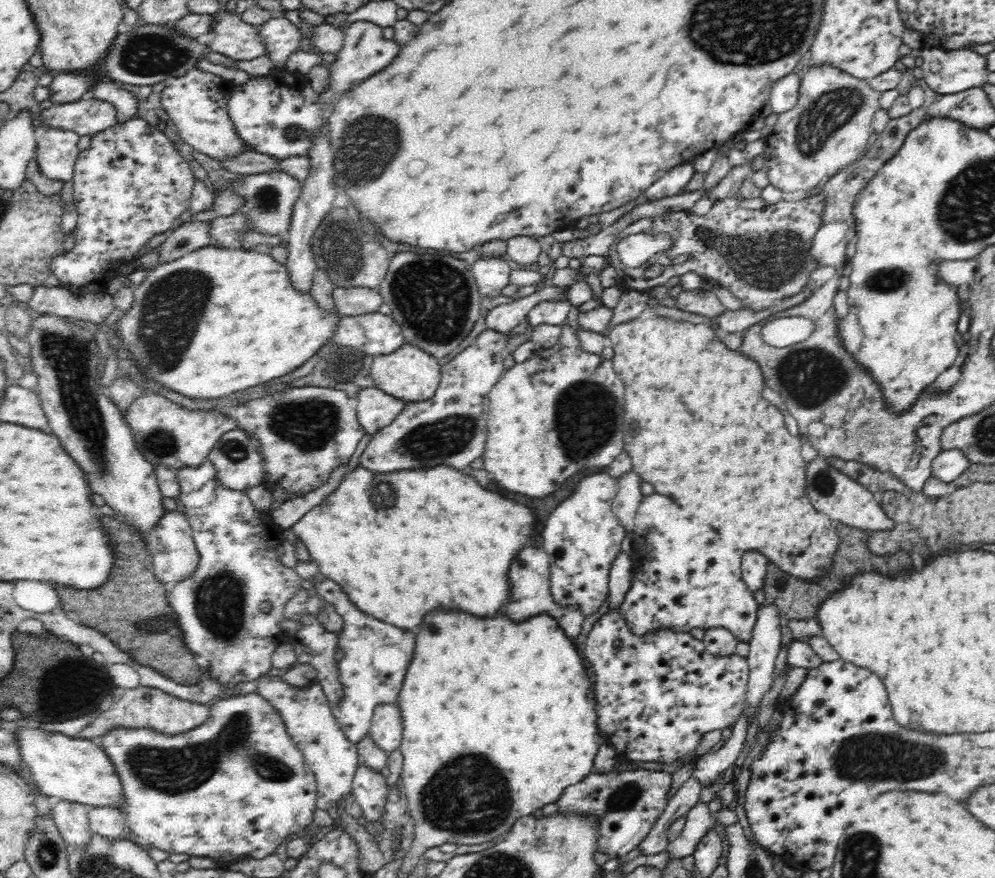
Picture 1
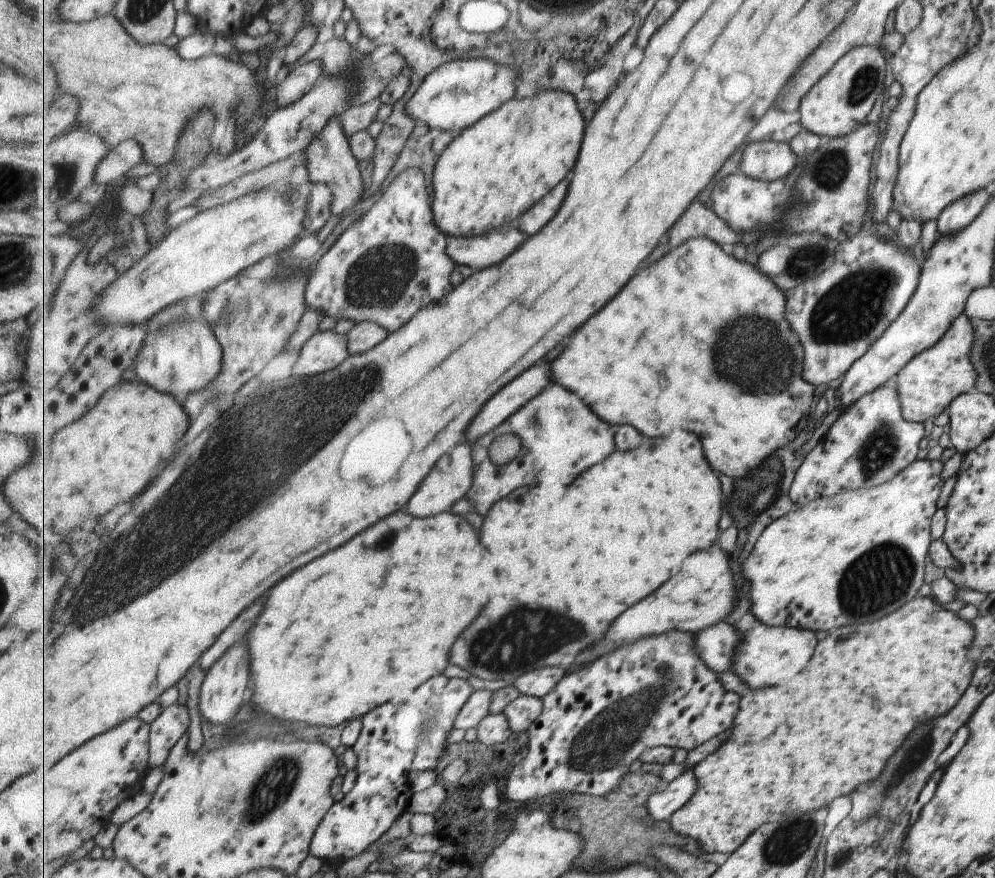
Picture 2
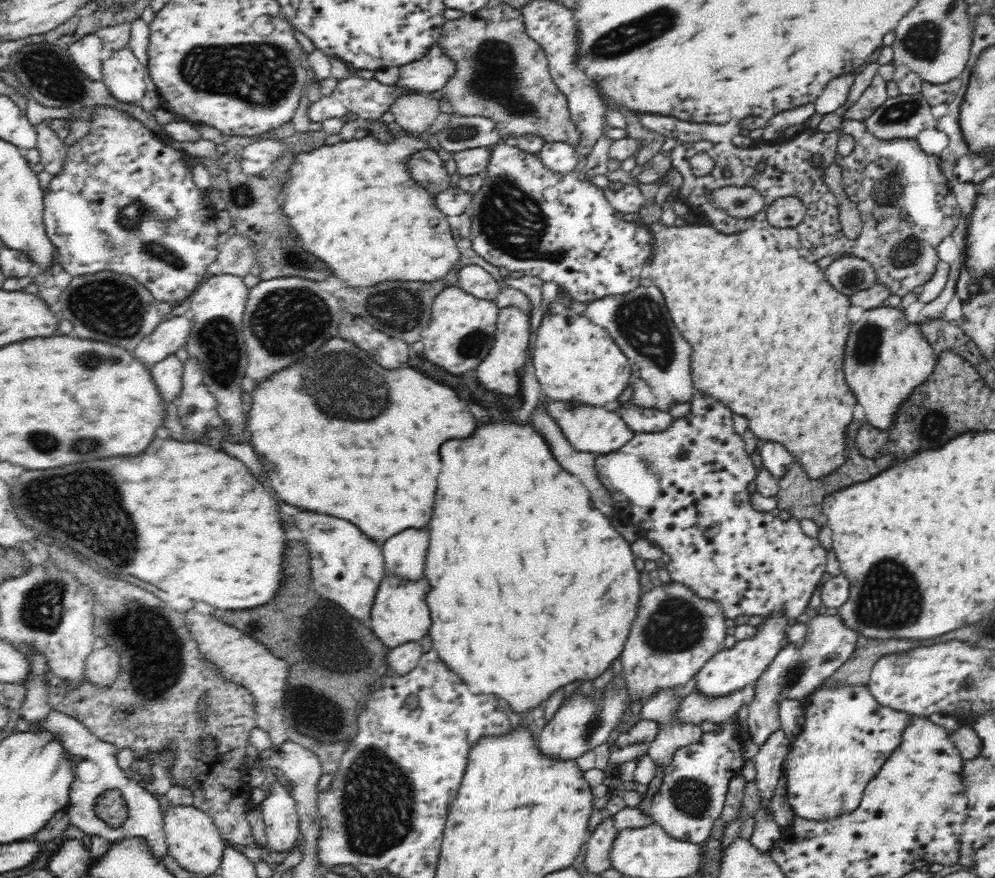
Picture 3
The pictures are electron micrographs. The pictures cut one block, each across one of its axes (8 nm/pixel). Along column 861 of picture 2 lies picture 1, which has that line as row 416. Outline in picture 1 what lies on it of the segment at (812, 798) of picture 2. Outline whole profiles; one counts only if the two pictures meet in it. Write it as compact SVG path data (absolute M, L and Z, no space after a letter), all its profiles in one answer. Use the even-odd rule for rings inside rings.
M647 306L637 318L658 318L654 324L646 324L642 320L632 320L625 324L616 326L609 332L610 346L614 350L614 357L611 360L614 370L618 376L624 380L626 386L626 410L624 410L624 436L626 440L636 440L636 442L626 442L624 450L632 460L631 470L634 471L641 480L648 482L654 488L654 493L670 496L674 498L674 502L678 502L676 506L682 510L684 518L696 526L713 527L719 536L722 536L723 544L728 548L736 551L741 551L742 554L750 551L759 552L760 555L766 558L767 562L774 564L780 571L788 573L794 578L801 579L802 582L816 582L824 572L832 566L834 556L839 546L841 538L838 536L836 524L832 519L823 515L820 511L813 507L810 499L806 496L806 464L802 460L802 446L800 440L790 436L786 426L784 426L784 416L772 406L768 404L768 400L760 398L760 390L762 390L762 376L758 364L748 359L747 357L736 354L732 350L726 350L714 336L714 332L701 323L690 322L672 322L666 318L659 317L655 310ZM682 404L686 408L698 408L702 406L702 412L678 412L682 410Z

